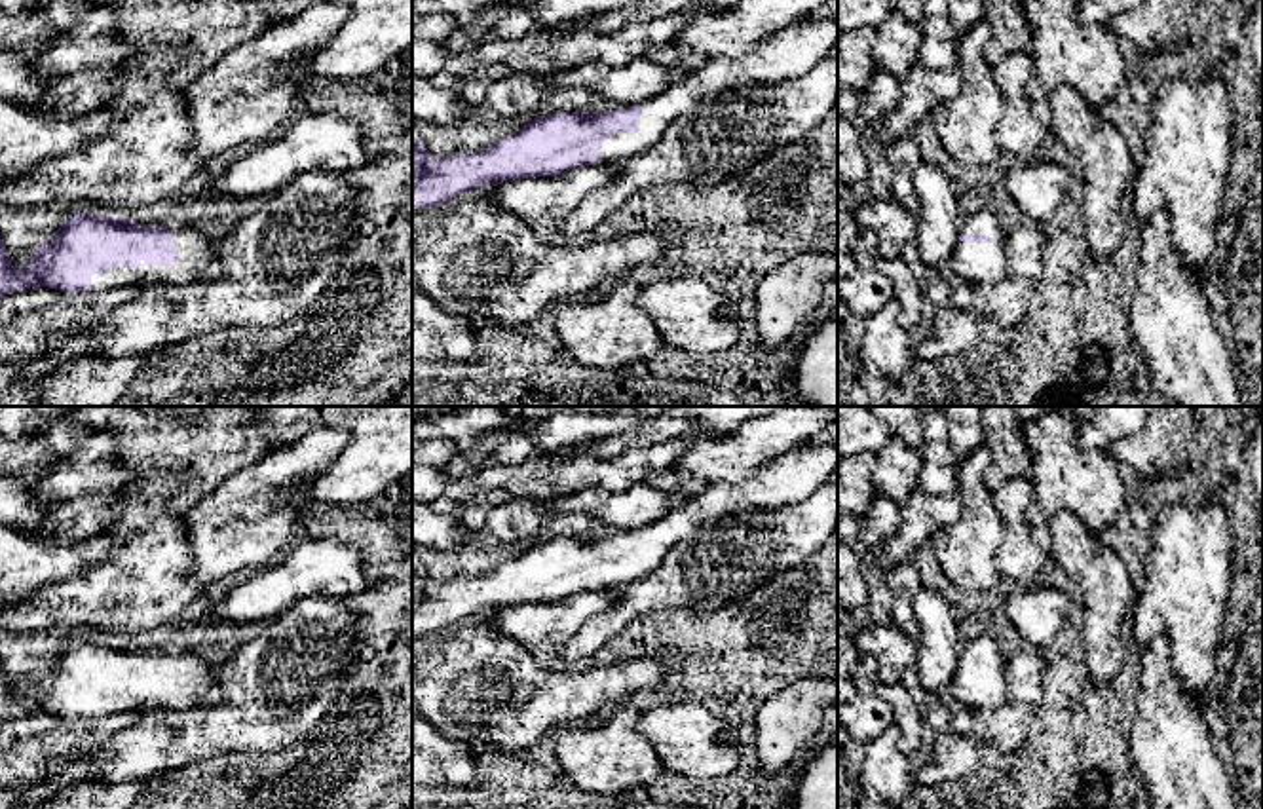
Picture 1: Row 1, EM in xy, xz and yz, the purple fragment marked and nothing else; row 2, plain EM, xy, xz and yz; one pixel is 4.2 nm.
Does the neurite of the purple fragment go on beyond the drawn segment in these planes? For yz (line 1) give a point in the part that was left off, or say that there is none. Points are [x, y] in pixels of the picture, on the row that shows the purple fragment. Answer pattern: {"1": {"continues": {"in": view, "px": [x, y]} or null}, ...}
{"1": {"continues": {"in": "yz", "px": [975, 263]}}}

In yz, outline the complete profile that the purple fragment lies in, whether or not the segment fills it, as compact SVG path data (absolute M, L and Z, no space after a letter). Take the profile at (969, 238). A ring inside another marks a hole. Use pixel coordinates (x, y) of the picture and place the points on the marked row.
M978 211L963 216L959 243L944 272L971 285L997 283L1007 275L1005 228L995 213Z

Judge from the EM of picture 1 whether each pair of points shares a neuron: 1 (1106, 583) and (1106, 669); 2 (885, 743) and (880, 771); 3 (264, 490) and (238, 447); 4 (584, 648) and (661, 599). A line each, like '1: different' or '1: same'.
1: same
2: same
3: different
4: same

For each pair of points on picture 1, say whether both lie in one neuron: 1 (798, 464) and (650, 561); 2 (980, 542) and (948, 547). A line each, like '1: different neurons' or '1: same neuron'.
1: same neuron
2: same neuron

